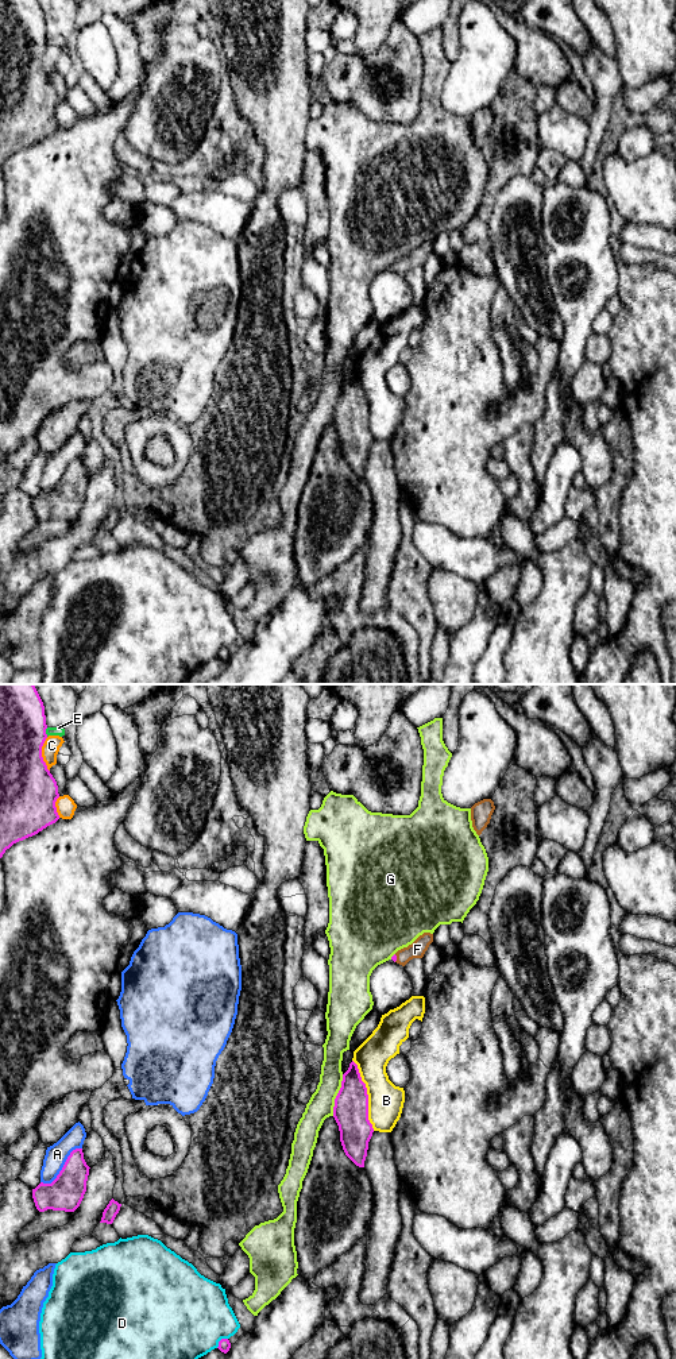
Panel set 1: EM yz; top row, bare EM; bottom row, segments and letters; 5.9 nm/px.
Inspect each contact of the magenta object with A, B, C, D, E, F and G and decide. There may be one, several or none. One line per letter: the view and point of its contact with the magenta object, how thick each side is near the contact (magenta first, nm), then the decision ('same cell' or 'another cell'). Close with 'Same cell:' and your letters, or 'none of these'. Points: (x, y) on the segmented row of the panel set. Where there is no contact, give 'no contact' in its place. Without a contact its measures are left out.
A: contact yz (62, 1168); calibres 200 and 130 nm; another cell
B: contact yz (367, 1095); calibres 200 and 200 nm; another cell
C: contact yz (41, 755); calibres 340 and 100 nm; another cell
D: contact yz (220, 1340); calibres 70 and 500 nm; another cell
E: contact yz (45, 732); calibres 280 and 60 nm; another cell
F: contact yz (396, 958); calibres 30 and 100 nm; same cell
G: contact yz (338, 1095); calibres 200 and 150 nm; another cell
Same cell: F

